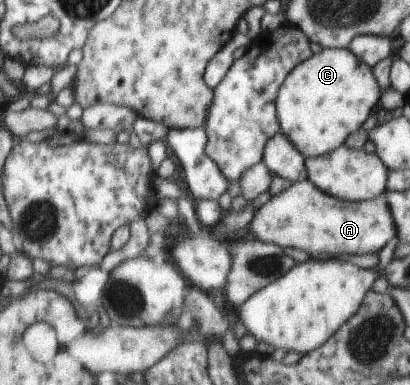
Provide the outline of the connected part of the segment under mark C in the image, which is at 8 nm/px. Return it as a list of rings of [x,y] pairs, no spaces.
[[[322,48],[287,75],[279,99],[275,98],[274,107],[279,107],[279,132],[294,144],[304,159],[329,154],[367,119],[377,99],[379,91],[368,65],[361,63],[347,48]]]

